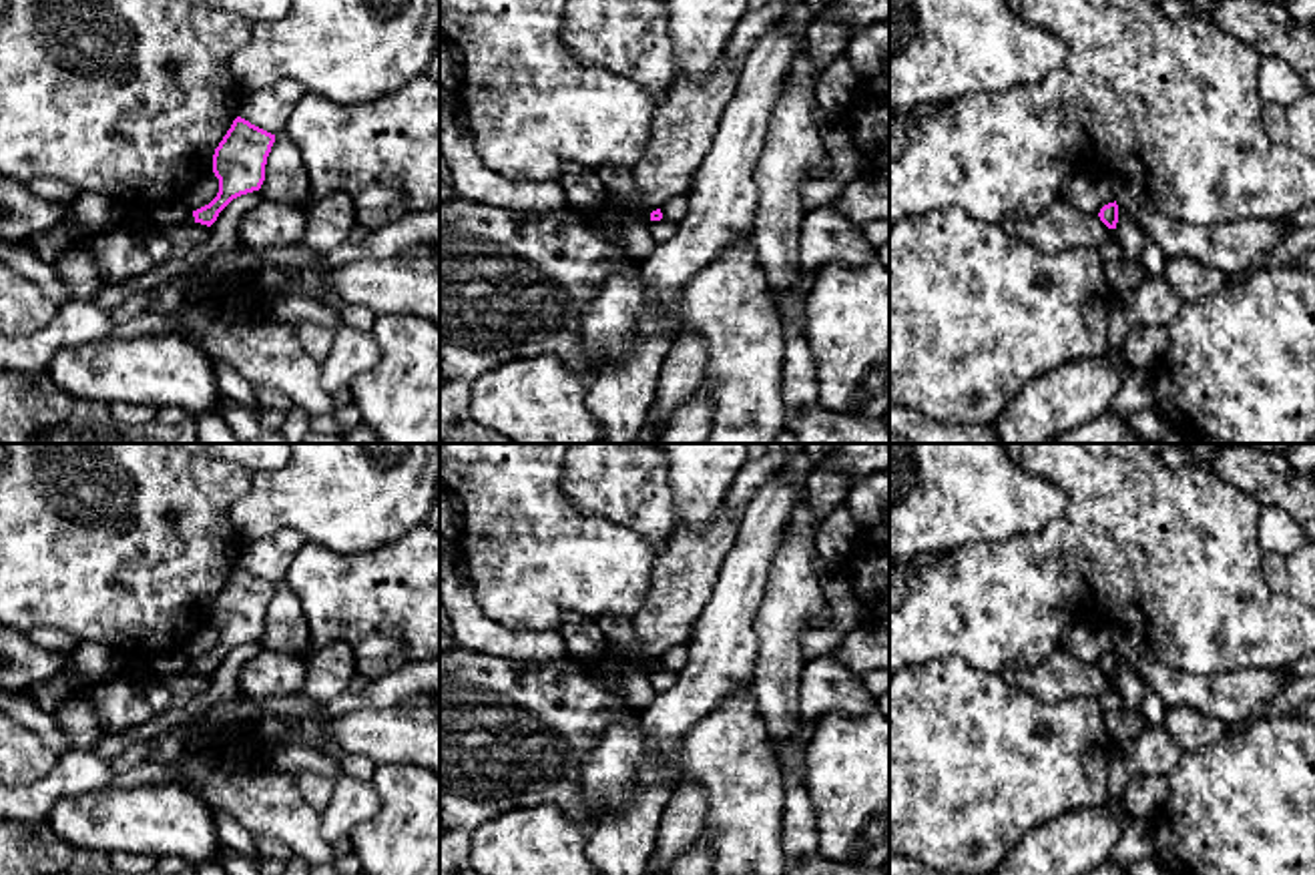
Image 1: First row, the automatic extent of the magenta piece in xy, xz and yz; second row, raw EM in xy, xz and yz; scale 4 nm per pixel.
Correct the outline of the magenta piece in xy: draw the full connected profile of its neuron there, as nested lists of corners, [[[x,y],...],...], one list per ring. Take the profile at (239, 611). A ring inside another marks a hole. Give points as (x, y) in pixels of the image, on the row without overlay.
[[[241,566],[233,570],[213,604],[219,642],[209,654],[193,660],[195,672],[211,676],[233,648],[261,638],[273,592],[275,584]]]

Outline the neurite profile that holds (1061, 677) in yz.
[[[1062,648],[1036,666],[1008,666],[1002,678],[1050,702],[1098,698],[1116,686],[1116,678],[1108,678],[1098,664],[1086,664]]]

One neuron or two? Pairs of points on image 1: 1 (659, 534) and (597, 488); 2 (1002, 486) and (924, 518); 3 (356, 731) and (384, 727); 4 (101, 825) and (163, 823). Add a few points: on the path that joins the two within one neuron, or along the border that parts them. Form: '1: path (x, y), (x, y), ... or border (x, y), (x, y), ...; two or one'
1: path (643, 518), (613, 488); one
2: path (982, 492), (950, 492), (944, 498); one
3: path (362, 731), (378, 731); one
4: path (117, 823), (147, 823); one

